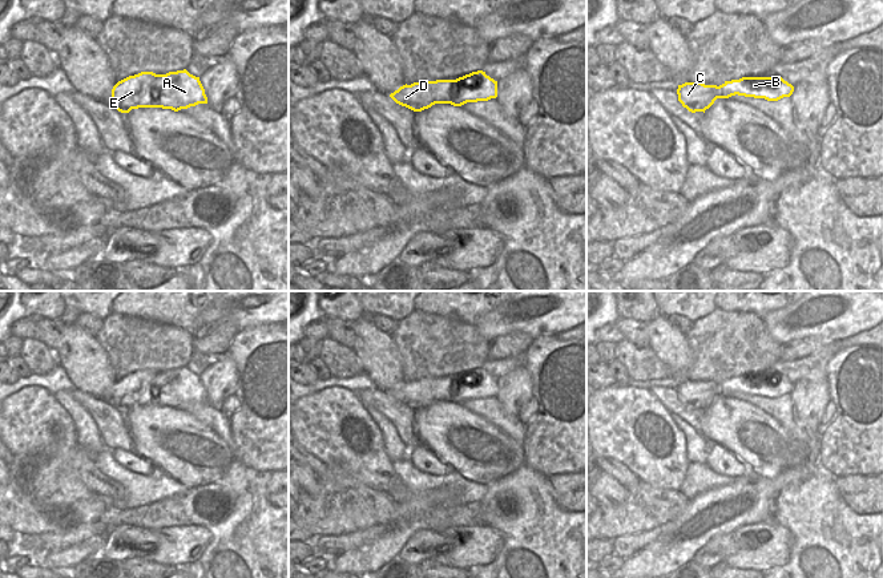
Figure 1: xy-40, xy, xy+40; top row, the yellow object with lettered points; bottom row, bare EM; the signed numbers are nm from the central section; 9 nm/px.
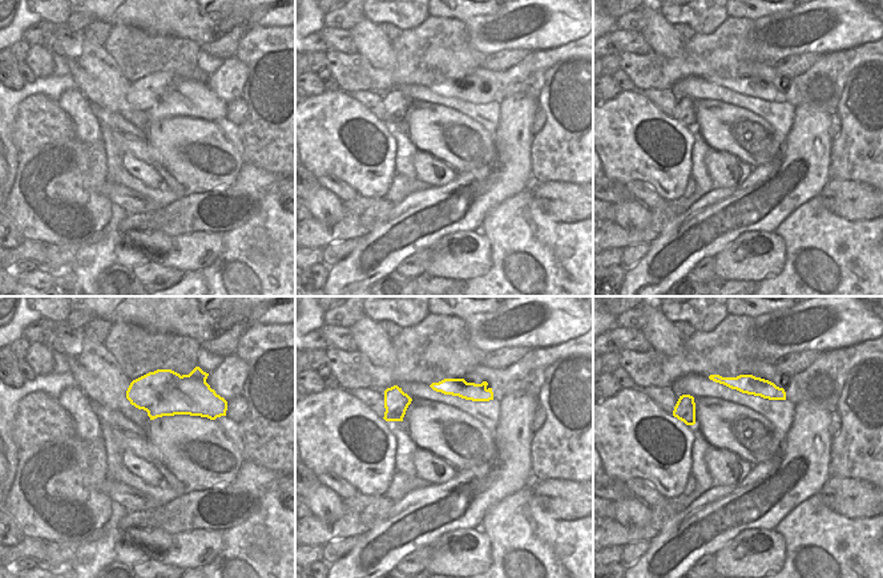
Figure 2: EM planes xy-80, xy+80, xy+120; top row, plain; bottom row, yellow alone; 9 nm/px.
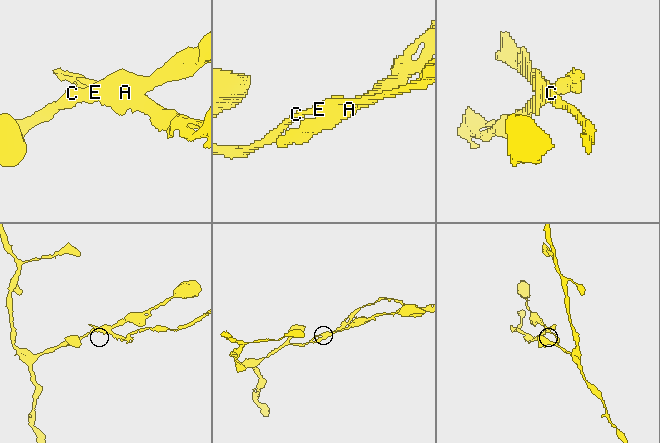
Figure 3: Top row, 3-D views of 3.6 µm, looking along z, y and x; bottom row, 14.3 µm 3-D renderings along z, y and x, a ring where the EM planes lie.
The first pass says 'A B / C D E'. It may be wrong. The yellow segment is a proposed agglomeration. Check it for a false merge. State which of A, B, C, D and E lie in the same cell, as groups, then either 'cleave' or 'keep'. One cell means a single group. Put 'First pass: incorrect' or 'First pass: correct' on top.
First pass: correct
A B / C D E; cleave

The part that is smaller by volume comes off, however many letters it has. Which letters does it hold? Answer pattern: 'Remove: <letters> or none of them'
Remove: A, B

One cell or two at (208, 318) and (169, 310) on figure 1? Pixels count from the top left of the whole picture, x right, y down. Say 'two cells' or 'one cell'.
two cells

